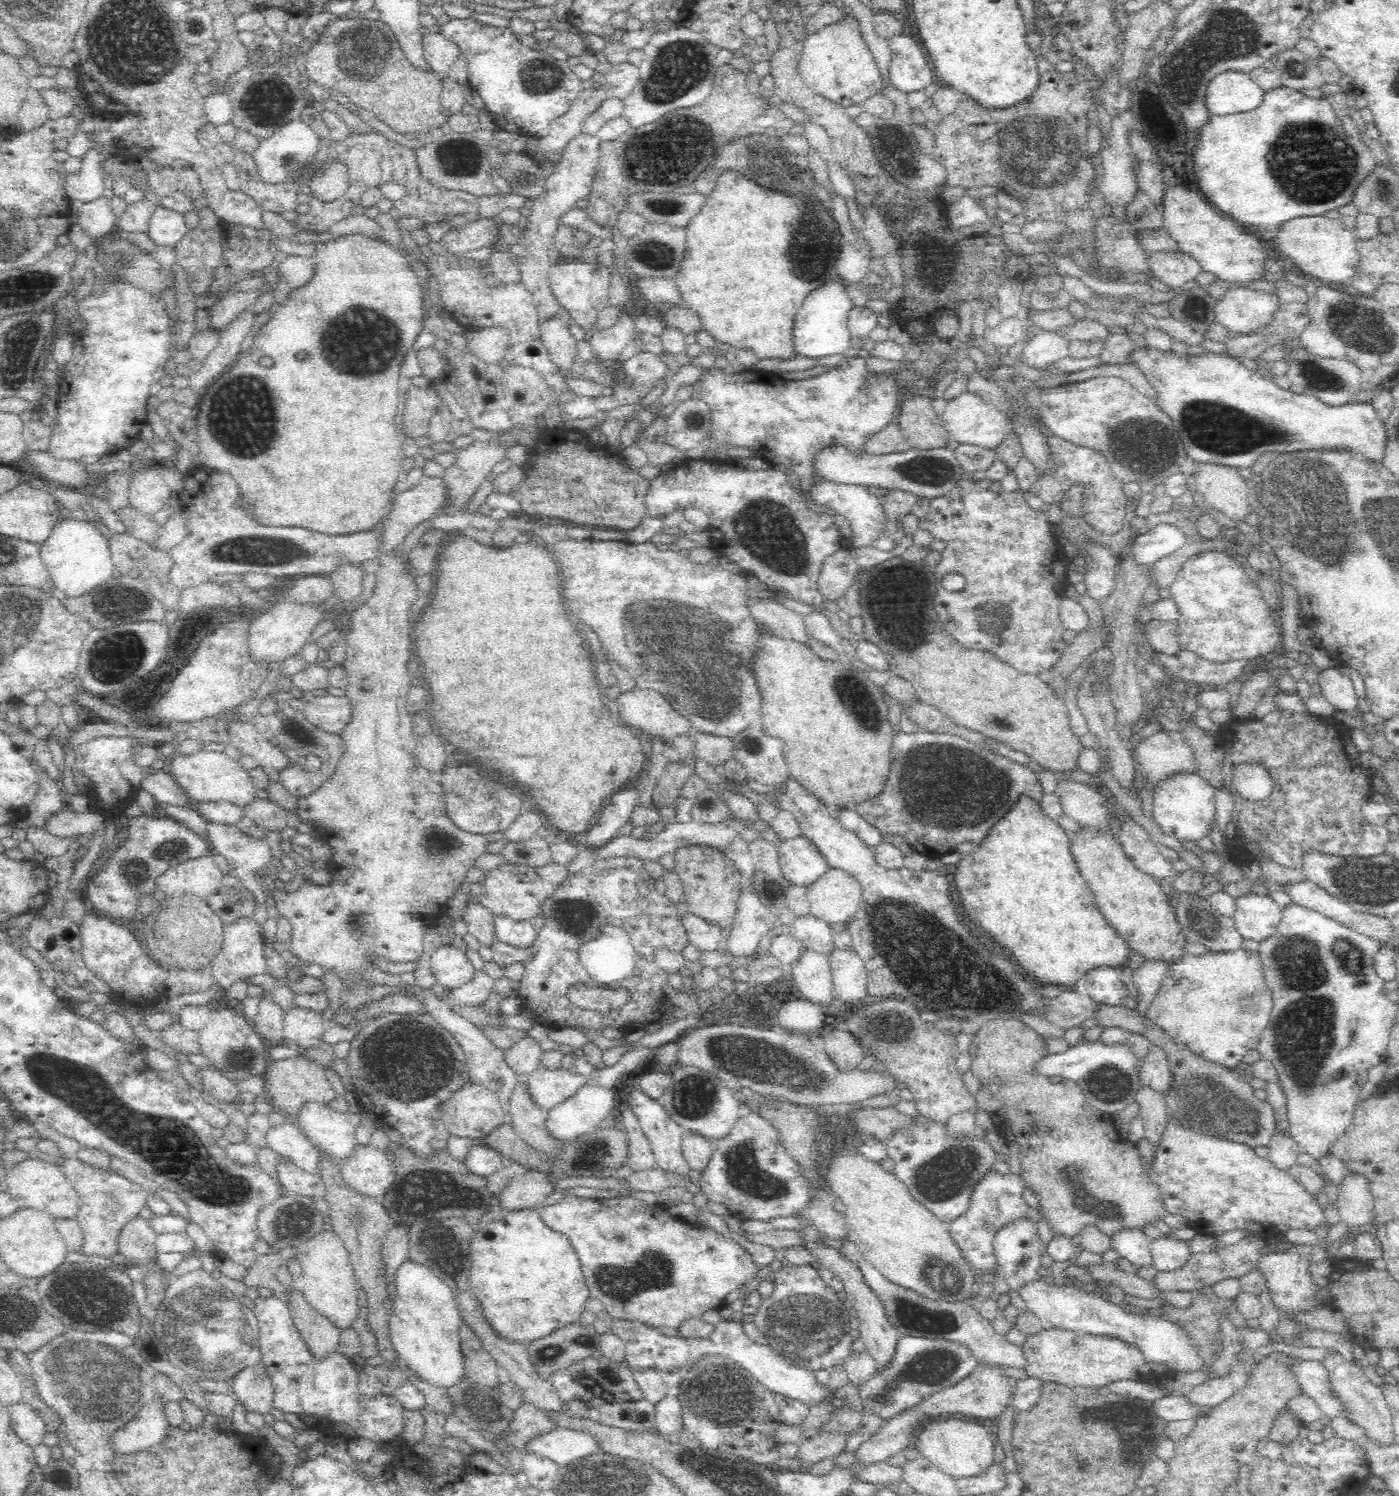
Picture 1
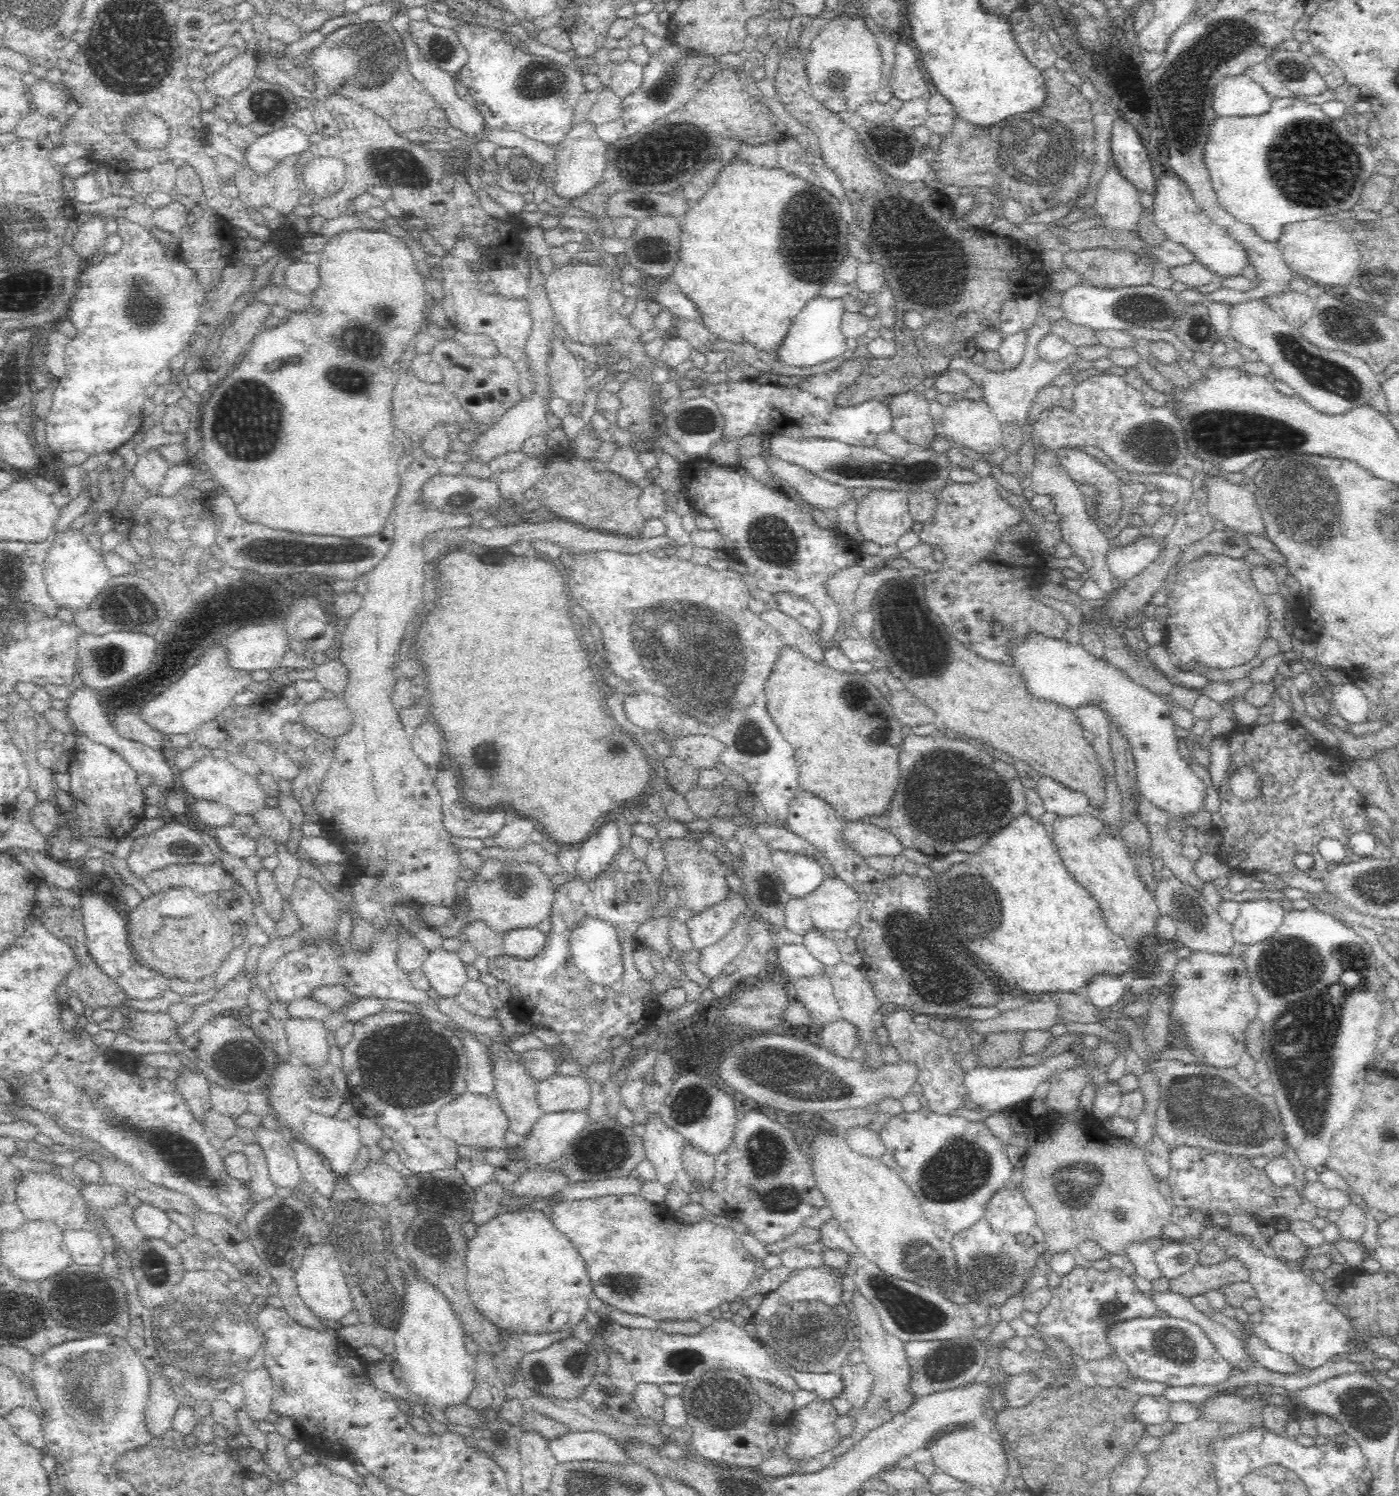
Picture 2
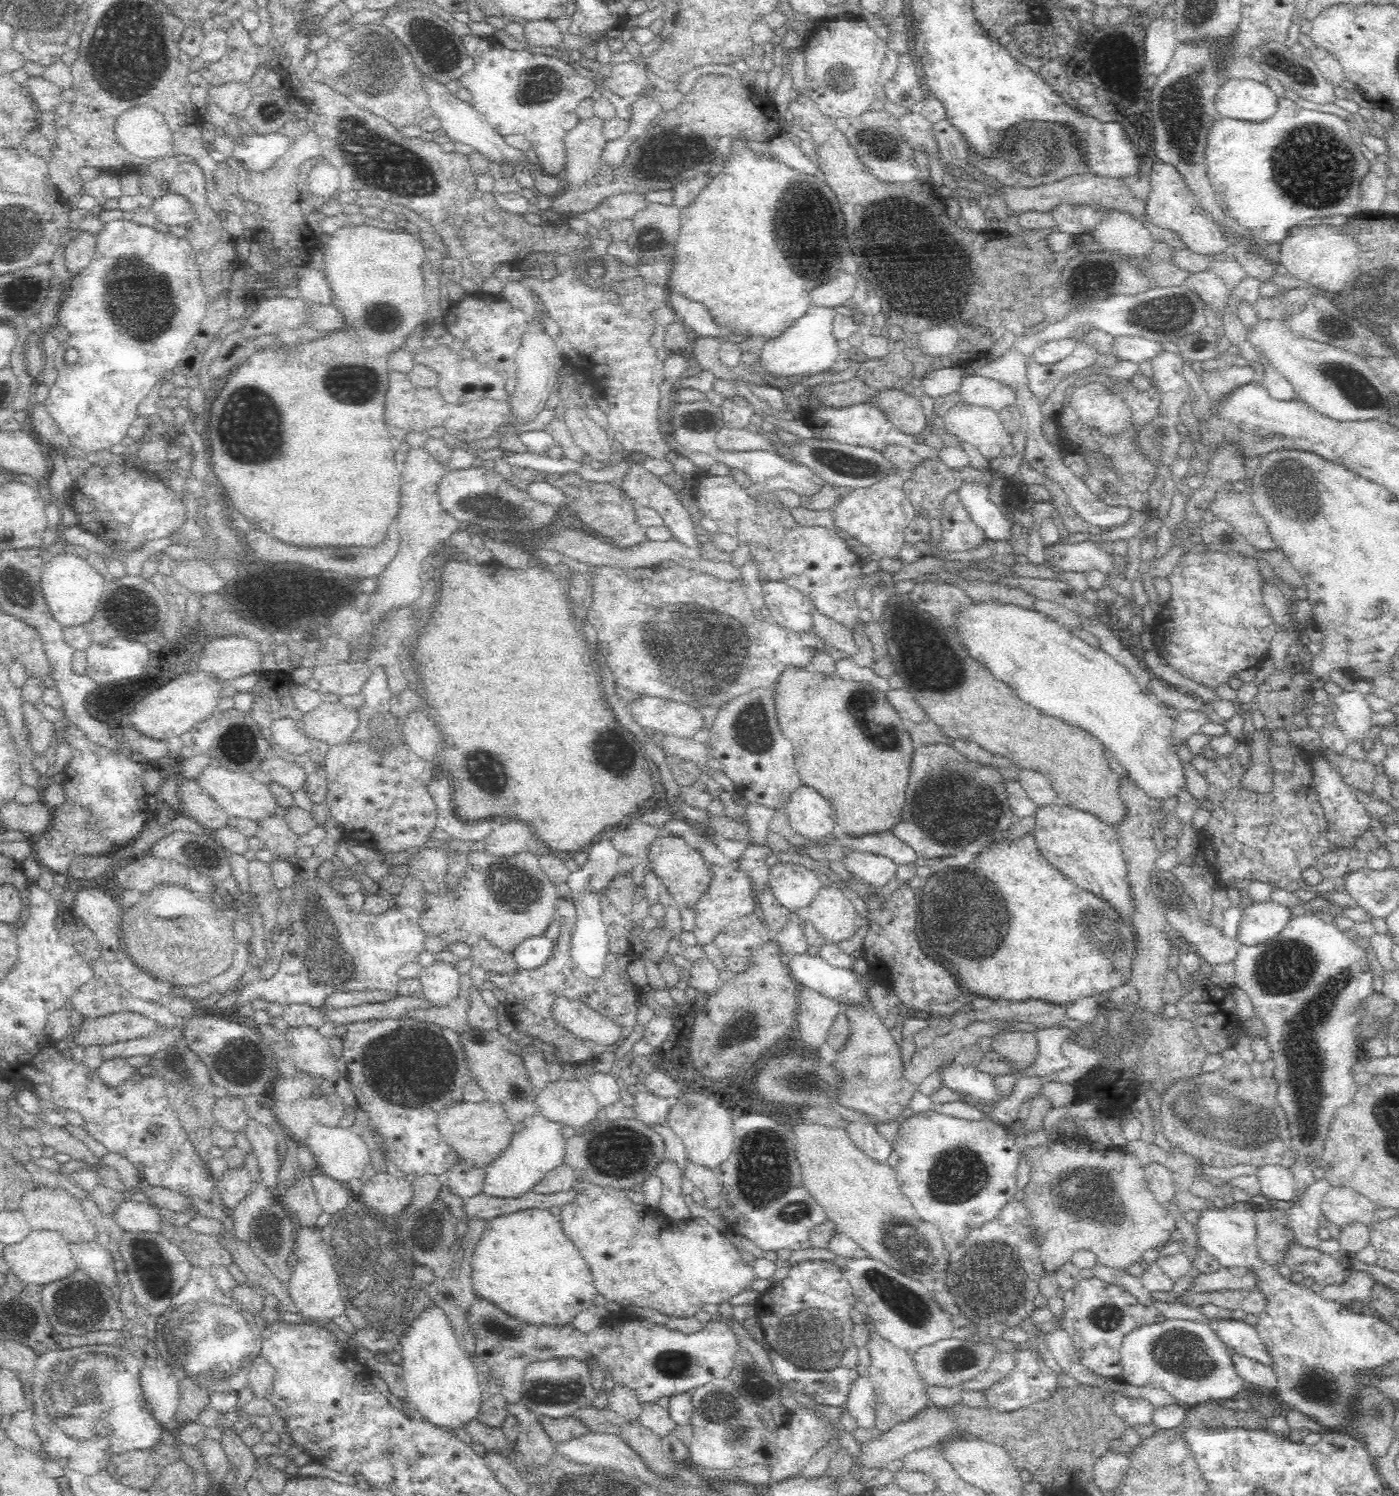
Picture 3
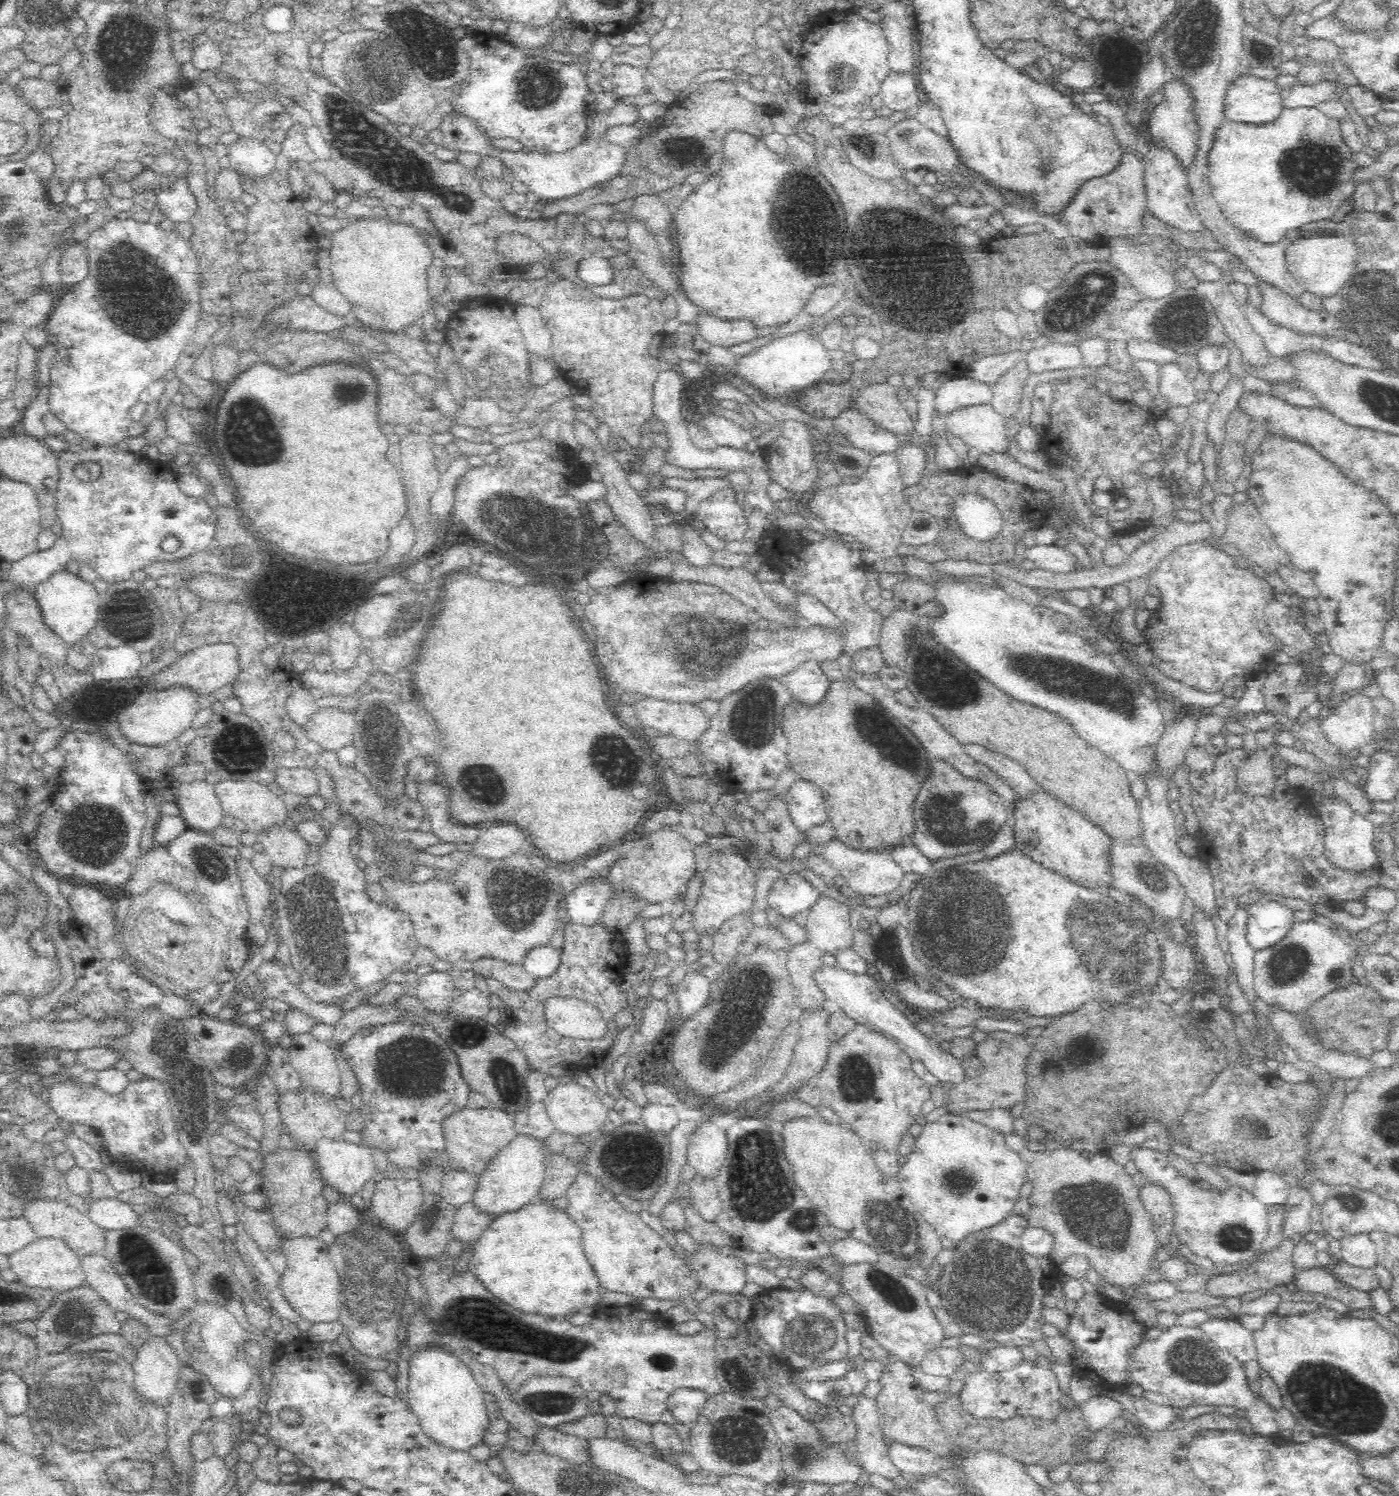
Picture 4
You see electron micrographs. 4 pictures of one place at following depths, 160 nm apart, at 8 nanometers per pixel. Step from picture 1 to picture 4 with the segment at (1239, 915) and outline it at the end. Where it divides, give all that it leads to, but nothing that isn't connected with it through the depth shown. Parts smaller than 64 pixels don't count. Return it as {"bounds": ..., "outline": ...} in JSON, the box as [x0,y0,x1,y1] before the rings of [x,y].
{"bounds":[1246,900,1295,952],"outline":[[[1260,900],[1250,906],[1246,938],[1256,952],[1272,948],[1292,930],[1295,924],[1290,908],[1271,900]]]}

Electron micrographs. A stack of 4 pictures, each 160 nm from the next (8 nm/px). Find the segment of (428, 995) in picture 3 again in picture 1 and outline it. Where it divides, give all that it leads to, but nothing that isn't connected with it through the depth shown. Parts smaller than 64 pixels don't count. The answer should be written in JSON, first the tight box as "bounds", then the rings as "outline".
{"bounds":[427,943,475,991],"outline":[[[446,943],[430,956],[427,964],[434,975],[436,984],[440,984],[448,991],[470,982],[475,973],[465,953],[452,945],[446,946]]]}

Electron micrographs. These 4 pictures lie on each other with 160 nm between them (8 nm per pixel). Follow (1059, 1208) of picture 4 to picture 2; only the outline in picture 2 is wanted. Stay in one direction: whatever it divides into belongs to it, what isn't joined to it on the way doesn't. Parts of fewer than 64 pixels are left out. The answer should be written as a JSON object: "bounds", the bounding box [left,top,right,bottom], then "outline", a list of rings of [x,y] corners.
{"bounds":[1020,1119,1174,1257],"outline":[[[1095,1119],[1086,1125],[1066,1120],[1058,1136],[1030,1148],[1020,1189],[1034,1211],[1036,1224],[1044,1233],[1044,1250],[1051,1257],[1060,1253],[1075,1254],[1077,1246],[1084,1241],[1096,1242],[1106,1256],[1127,1256],[1130,1248],[1150,1238],[1166,1241],[1162,1228],[1172,1222],[1174,1205],[1158,1191],[1158,1182],[1149,1174],[1145,1153],[1111,1137],[1102,1127],[1102,1121]]]}

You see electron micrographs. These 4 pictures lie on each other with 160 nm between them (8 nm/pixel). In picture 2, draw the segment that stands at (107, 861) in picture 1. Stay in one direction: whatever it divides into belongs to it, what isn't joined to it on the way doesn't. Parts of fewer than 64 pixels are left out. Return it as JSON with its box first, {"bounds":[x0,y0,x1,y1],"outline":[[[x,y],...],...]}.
{"bounds":[127,823,219,877],"outline":[[[165,823],[163,827],[154,832],[149,832],[146,835],[135,839],[133,850],[127,858],[129,868],[138,877],[142,872],[150,872],[162,866],[170,864],[199,864],[199,865],[214,865],[219,863],[217,857],[212,853],[212,850],[198,833],[195,828],[182,823]]]}

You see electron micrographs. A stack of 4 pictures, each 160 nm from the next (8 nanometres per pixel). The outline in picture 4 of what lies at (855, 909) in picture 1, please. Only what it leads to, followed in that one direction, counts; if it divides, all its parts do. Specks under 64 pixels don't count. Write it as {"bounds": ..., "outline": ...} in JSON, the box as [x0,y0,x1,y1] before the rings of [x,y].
{"bounds":[804,898,852,955],"outline":[[[824,898],[812,906],[804,930],[814,948],[822,950],[824,954],[835,955],[840,950],[850,948],[850,922],[852,921],[848,916],[848,908],[844,903],[838,904],[830,898]]]}

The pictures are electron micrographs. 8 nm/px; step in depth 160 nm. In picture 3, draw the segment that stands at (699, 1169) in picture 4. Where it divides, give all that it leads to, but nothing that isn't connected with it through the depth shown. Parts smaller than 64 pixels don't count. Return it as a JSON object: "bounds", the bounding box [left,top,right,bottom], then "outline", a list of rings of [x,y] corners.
{"bounds":[667,1090,732,1171],"outline":[[[687,1090],[683,1098],[680,1097],[671,1108],[667,1126],[684,1142],[687,1161],[690,1161],[690,1164],[715,1171],[730,1156],[732,1146],[730,1116],[722,1106],[721,1102],[715,1098],[708,1098],[703,1092]]]}

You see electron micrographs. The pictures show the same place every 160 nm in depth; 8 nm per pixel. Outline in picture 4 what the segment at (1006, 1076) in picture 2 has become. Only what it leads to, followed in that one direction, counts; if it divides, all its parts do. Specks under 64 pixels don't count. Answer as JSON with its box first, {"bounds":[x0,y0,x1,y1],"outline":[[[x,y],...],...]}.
{"bounds":[816,968,967,1083],"outline":[[[824,968],[822,972],[816,974],[817,984],[822,986],[822,991],[826,997],[838,1004],[851,1019],[854,1019],[857,1025],[864,1026],[877,1034],[882,1034],[884,1038],[898,1045],[904,1052],[910,1055],[912,1060],[922,1062],[923,1066],[937,1076],[941,1083],[958,1082],[967,1077],[963,1072],[961,1060],[944,1048],[938,1037],[928,1037],[923,1034],[918,1026],[914,1026],[911,1020],[908,1020],[906,1013],[896,1009],[890,1000],[884,997],[876,981],[867,974],[857,975],[844,972],[844,970],[832,970]]]}

